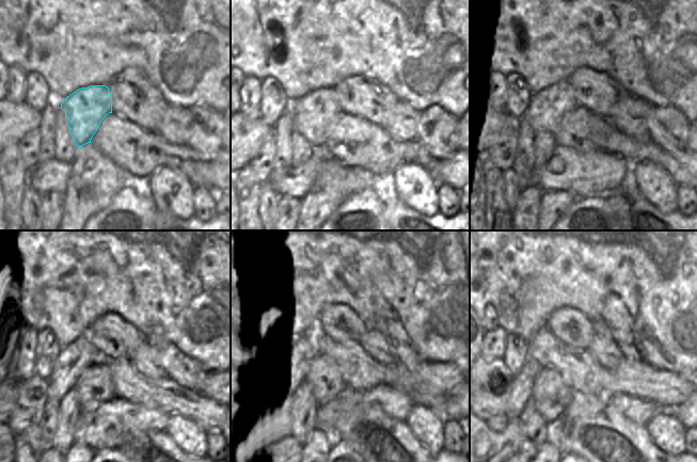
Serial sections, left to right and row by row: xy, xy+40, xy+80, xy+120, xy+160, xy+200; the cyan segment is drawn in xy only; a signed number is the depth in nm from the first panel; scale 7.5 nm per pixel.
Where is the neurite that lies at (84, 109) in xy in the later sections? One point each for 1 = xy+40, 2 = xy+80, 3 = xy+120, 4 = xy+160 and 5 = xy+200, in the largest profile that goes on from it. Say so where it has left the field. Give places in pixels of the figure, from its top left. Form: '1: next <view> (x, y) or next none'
1: next xy+40 (312, 114)
2: next xy+80 (547, 109)
3: next xy+120 (70, 352)
4: next xy+160 (310, 344)
5: next xy+200 (522, 392)

